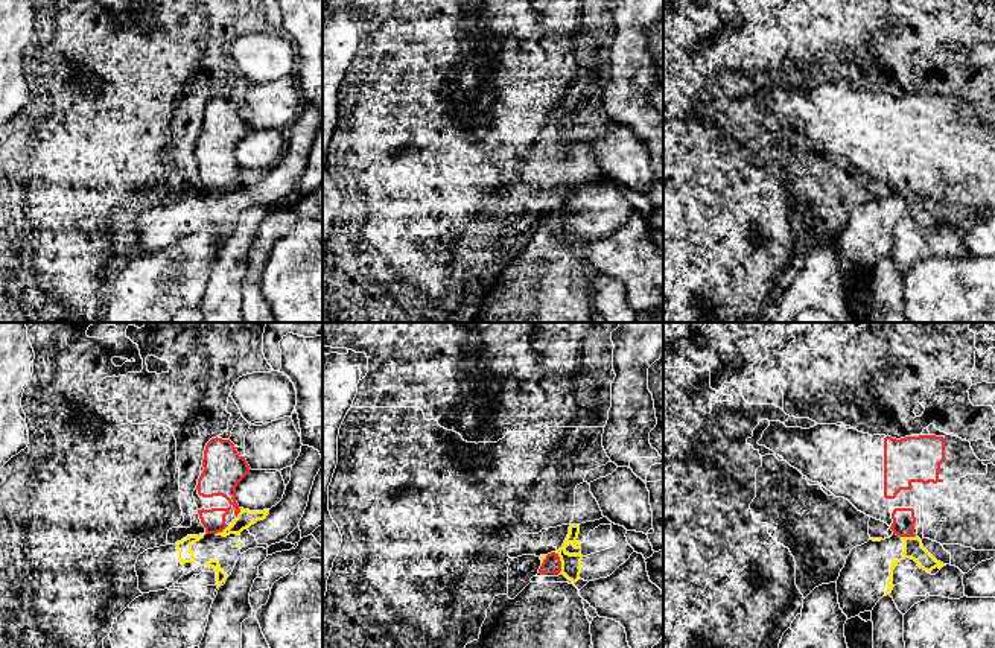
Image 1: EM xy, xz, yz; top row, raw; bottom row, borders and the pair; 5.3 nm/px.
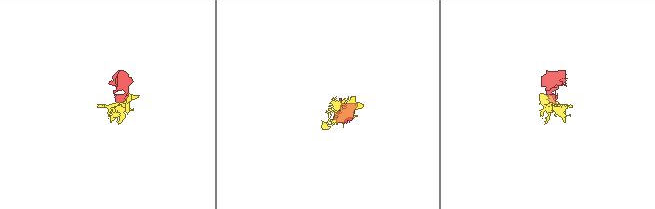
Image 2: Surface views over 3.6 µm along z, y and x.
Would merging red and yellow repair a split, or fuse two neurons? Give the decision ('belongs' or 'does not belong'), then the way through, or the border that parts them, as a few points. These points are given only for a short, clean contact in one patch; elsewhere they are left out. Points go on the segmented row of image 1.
does not belong; border xz (554, 552), (560, 562), (560, 572)

